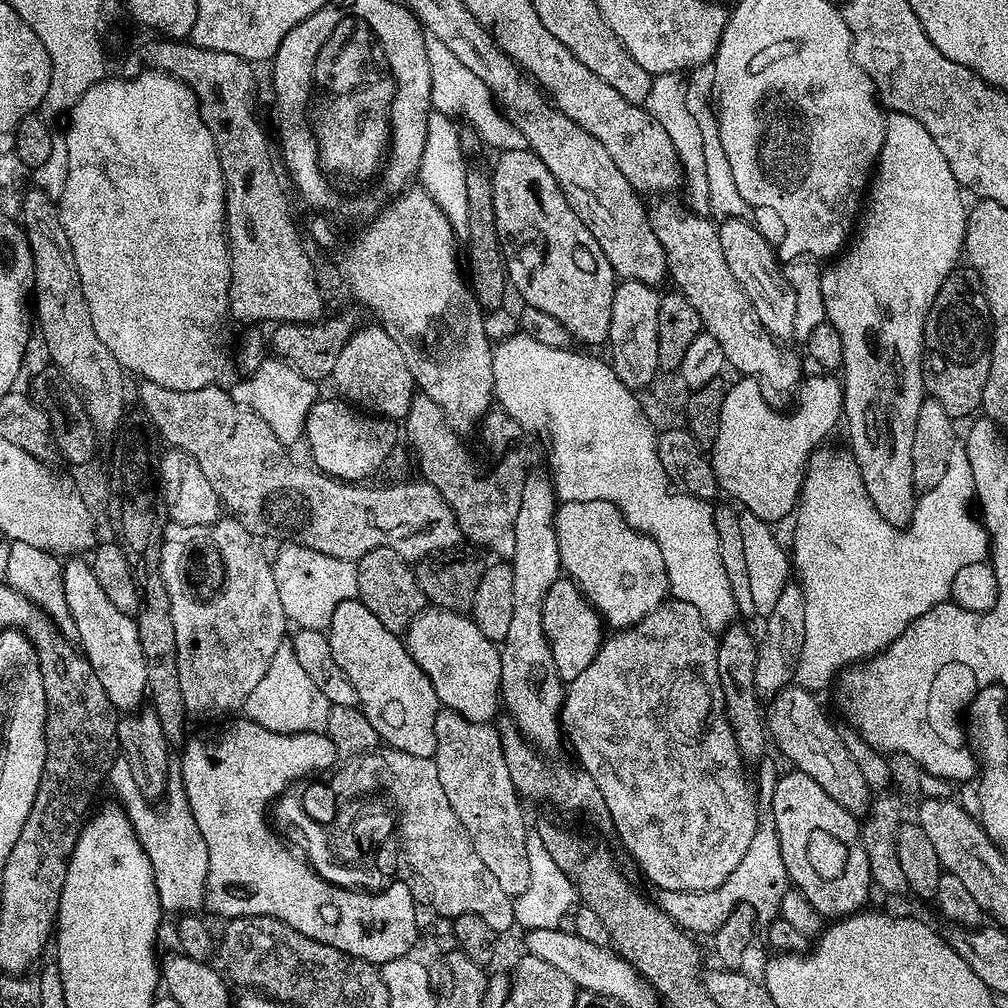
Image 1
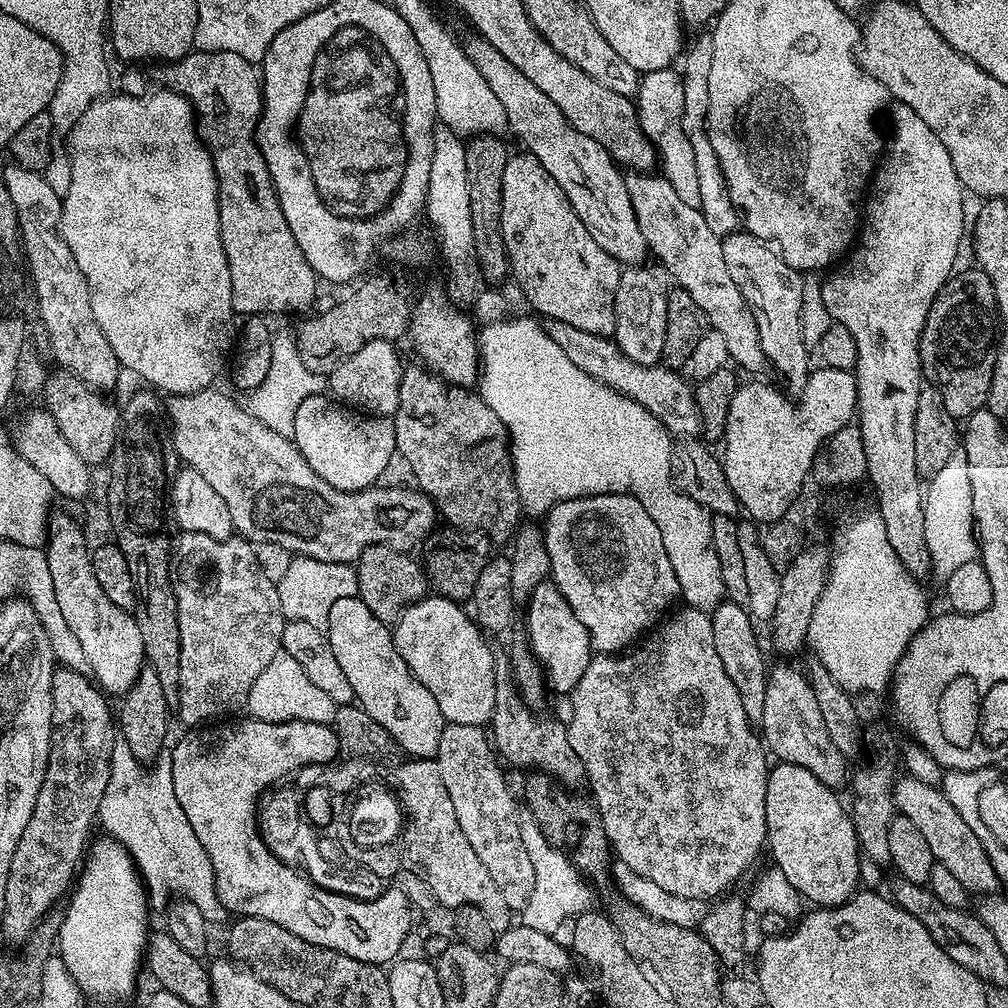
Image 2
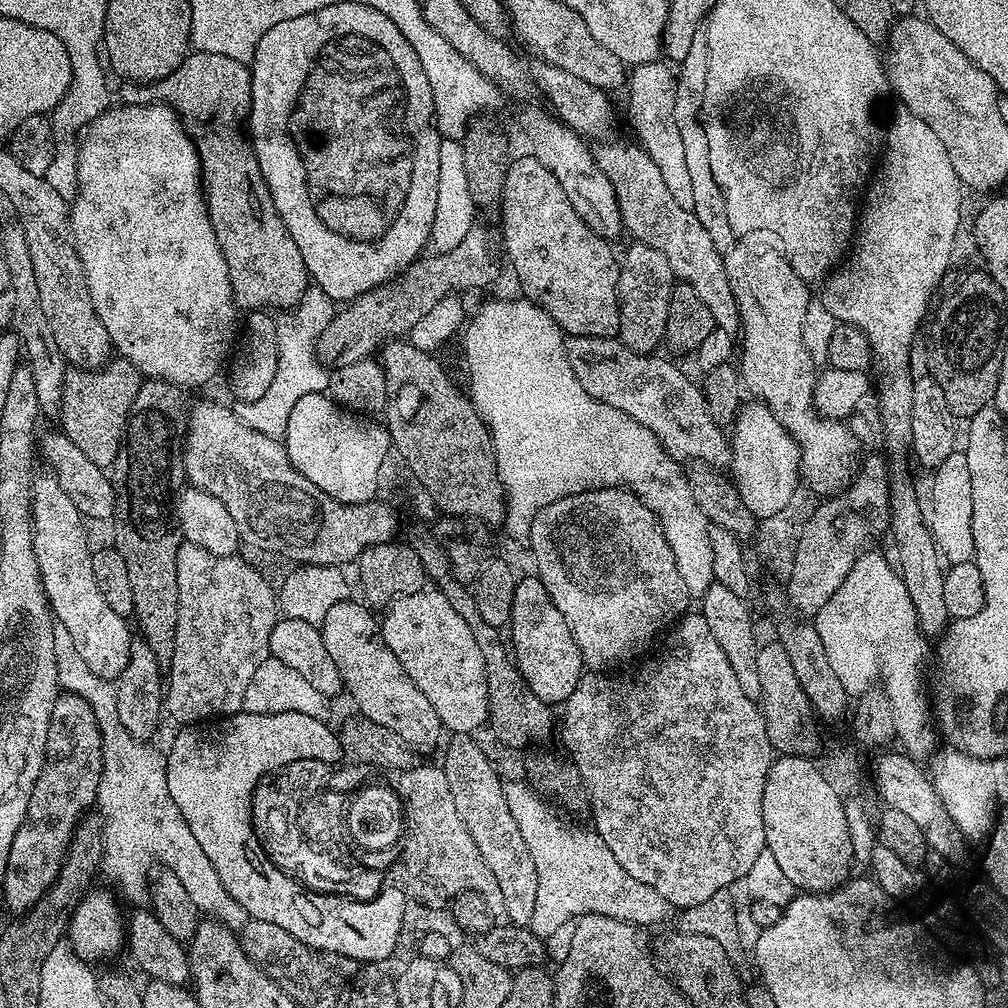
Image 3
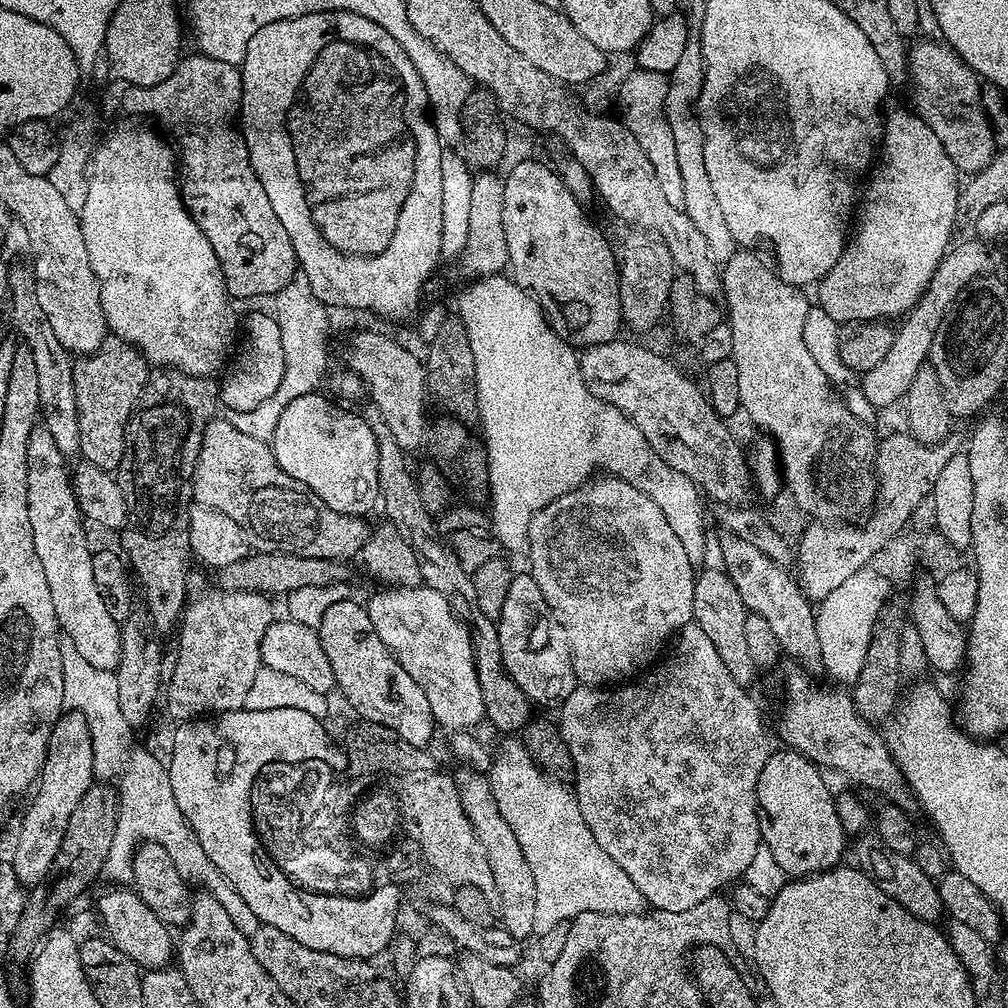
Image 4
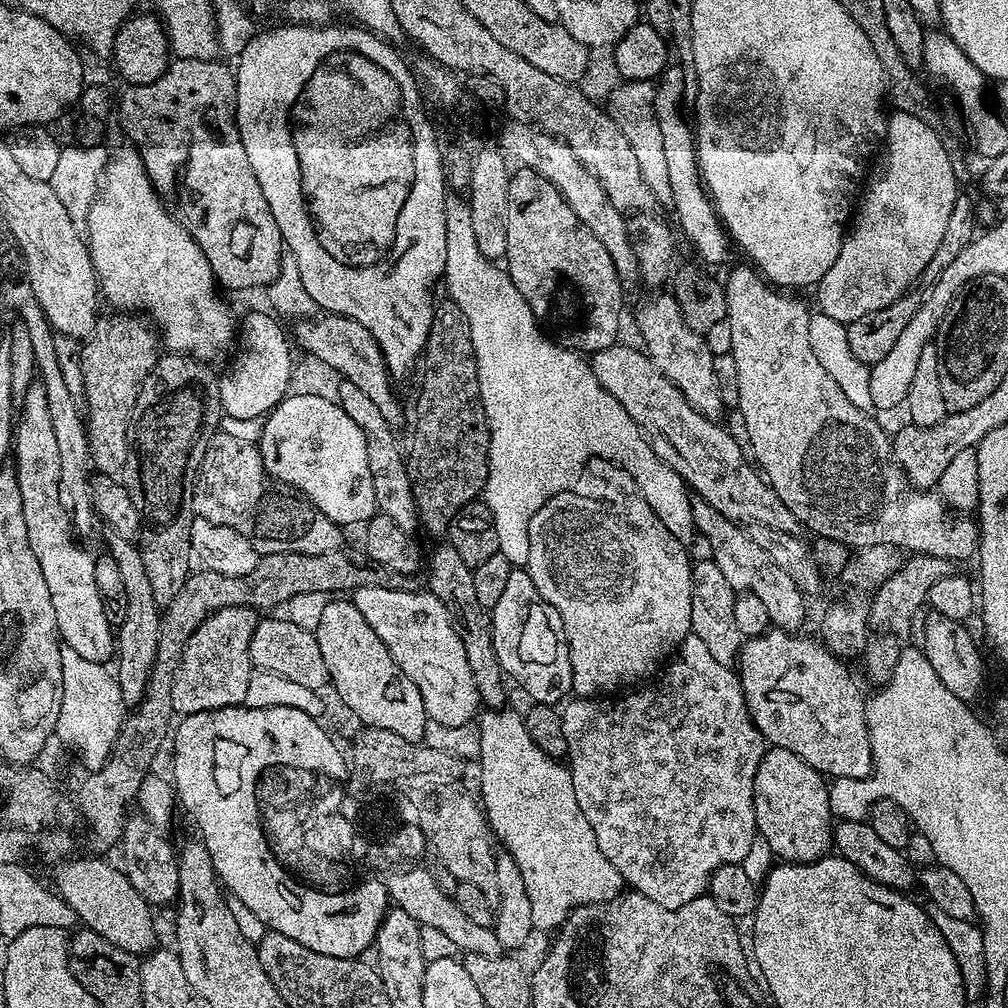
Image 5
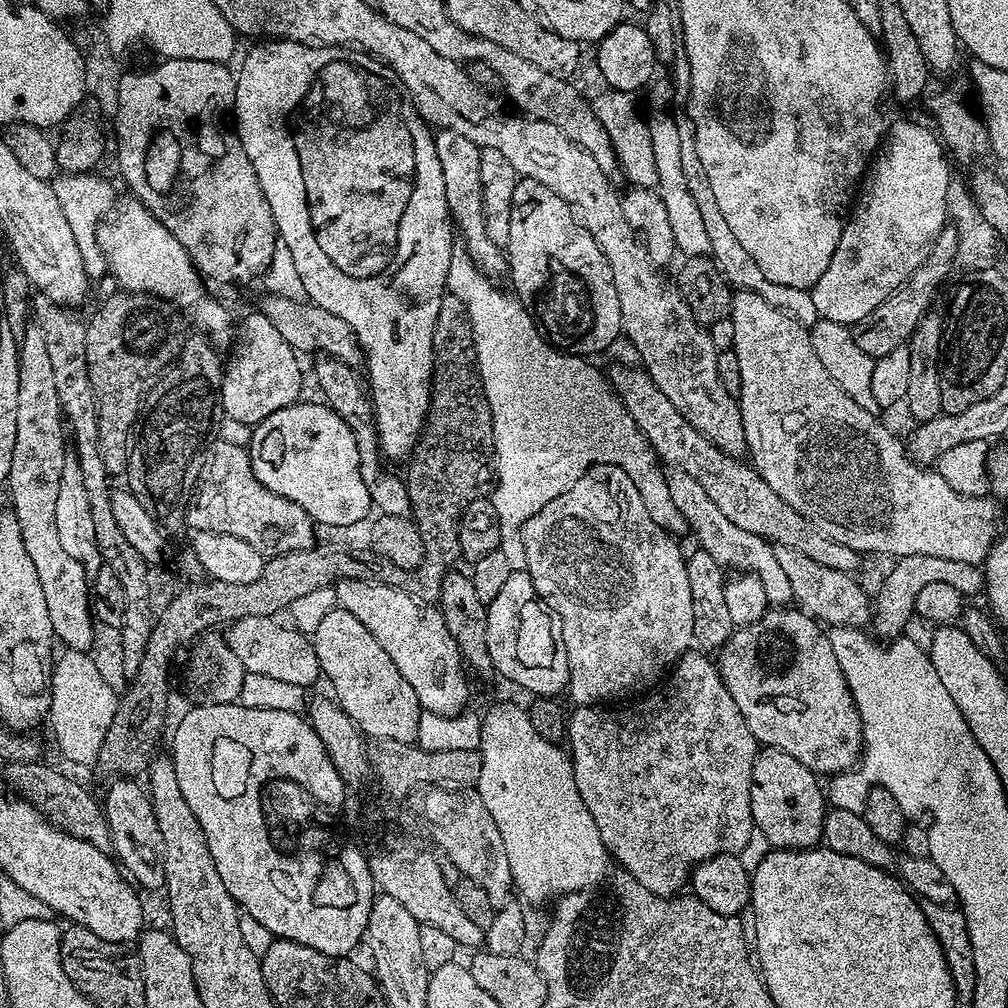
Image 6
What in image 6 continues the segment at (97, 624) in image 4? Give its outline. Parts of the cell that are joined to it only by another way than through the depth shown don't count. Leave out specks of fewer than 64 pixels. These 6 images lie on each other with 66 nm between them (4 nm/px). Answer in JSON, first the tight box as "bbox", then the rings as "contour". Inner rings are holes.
{"bbox":[6,322,96,652],"contour":[[[34,322],[29,323],[24,337],[18,341],[18,348],[20,355],[15,359],[18,364],[18,426],[14,434],[14,454],[10,458],[10,470],[6,481],[8,492],[12,495],[10,510],[18,518],[22,542],[26,544],[26,554],[30,556],[30,562],[34,562],[34,570],[38,570],[38,582],[42,584],[46,610],[50,610],[53,637],[59,643],[61,640],[65,649],[73,648],[79,652],[88,652],[95,638],[96,628],[90,603],[90,576],[75,558],[70,558],[70,554],[62,550],[58,526],[54,526],[58,478],[62,478],[62,462],[66,451],[66,417],[58,402],[58,390],[54,386],[54,369],[50,363],[50,354],[46,350],[46,338]]]}

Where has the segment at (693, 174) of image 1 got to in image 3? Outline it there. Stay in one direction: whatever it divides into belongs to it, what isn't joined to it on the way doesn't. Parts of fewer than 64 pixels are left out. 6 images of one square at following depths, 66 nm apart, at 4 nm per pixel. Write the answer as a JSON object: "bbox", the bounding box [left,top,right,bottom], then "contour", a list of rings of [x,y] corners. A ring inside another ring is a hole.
{"bbox":[626,61,694,210],"contour":[[[652,61],[635,65],[626,76],[628,92],[628,120],[636,131],[635,139],[644,148],[654,164],[662,173],[662,178],[669,187],[673,199],[681,206],[692,210],[694,192],[691,189],[691,177],[687,173],[686,158],[683,152],[682,137],[678,126],[673,122],[674,101],[677,93],[676,75],[673,69],[663,61]],[[665,64],[665,65],[664,65]]]}

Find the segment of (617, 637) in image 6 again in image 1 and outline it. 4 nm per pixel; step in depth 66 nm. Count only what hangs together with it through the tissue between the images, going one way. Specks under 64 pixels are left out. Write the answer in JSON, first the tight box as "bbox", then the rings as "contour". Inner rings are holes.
{"bbox":[556,502,669,629],"contour":[[[563,502],[556,510],[556,532],[561,569],[580,587],[609,629],[631,628],[669,595],[666,562],[662,562],[658,542],[630,526],[617,504]]]}

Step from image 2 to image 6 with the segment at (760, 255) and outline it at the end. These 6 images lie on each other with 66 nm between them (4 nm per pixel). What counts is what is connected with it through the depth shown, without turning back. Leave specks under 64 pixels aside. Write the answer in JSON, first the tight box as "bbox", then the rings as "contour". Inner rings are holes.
{"bbox":[730,290,1000,565],"contour":[[[736,290],[732,294],[730,317],[734,322],[734,342],[731,351],[736,353],[738,374],[742,374],[742,386],[738,399],[740,401],[740,413],[742,414],[742,426],[750,453],[750,463],[757,474],[766,482],[766,486],[770,486],[770,490],[774,490],[774,494],[778,494],[778,498],[782,498],[782,502],[786,502],[786,506],[794,506],[794,510],[798,510],[798,514],[802,514],[802,518],[809,520],[815,528],[822,530],[822,534],[826,534],[834,542],[838,542],[842,546],[850,546],[850,550],[861,554],[877,552],[878,555],[876,556],[880,558],[883,558],[882,556],[899,558],[913,556],[914,554],[926,554],[932,558],[951,558],[954,562],[983,565],[988,558],[988,551],[995,544],[998,535],[996,519],[999,518],[1000,512],[996,509],[998,504],[995,499],[988,496],[958,494],[958,490],[953,490],[938,470],[917,464],[909,456],[905,441],[899,440],[879,420],[881,417],[877,413],[862,410],[862,406],[858,406],[858,402],[854,402],[854,398],[850,398],[850,394],[846,394],[846,390],[842,390],[842,386],[838,386],[838,382],[834,382],[834,378],[830,378],[826,366],[822,366],[822,362],[818,362],[818,354],[814,354],[809,329],[805,325],[799,324],[793,316],[787,316],[782,310],[770,306],[770,302],[766,302],[766,298],[762,298],[758,294]]]}

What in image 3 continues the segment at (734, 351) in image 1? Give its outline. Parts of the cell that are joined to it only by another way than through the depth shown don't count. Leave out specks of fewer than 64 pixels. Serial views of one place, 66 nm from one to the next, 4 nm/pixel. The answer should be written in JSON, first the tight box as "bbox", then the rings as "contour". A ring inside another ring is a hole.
{"bbox":[594,140,740,334],"contour":[[[611,140],[604,142],[609,144],[602,145],[600,149],[597,147],[594,153],[602,173],[613,184],[623,227],[628,232],[632,231],[639,243],[654,246],[654,250],[662,250],[662,254],[666,254],[666,262],[670,262],[673,277],[679,283],[688,284],[690,290],[694,290],[694,294],[702,298],[717,328],[733,334],[739,333],[740,311],[736,305],[734,290],[730,290],[730,278],[726,278],[721,249],[714,246],[714,238],[706,234],[702,222],[698,222],[692,210],[673,199],[661,171],[639,143],[627,144],[624,140]]]}

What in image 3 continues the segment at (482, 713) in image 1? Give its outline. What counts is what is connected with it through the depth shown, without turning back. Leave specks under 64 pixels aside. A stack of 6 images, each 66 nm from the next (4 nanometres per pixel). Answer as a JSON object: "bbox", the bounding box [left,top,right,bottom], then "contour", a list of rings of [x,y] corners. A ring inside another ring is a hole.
{"bbox":[382,590,488,734],"contour":[[[438,590],[399,596],[387,605],[385,612],[388,613],[382,616],[382,631],[386,646],[394,650],[394,658],[402,662],[402,670],[410,674],[414,686],[426,694],[441,725],[452,734],[472,734],[475,728],[485,727],[488,724],[486,668],[478,642],[474,642],[474,634],[470,634],[470,626],[466,626],[462,614]]]}

